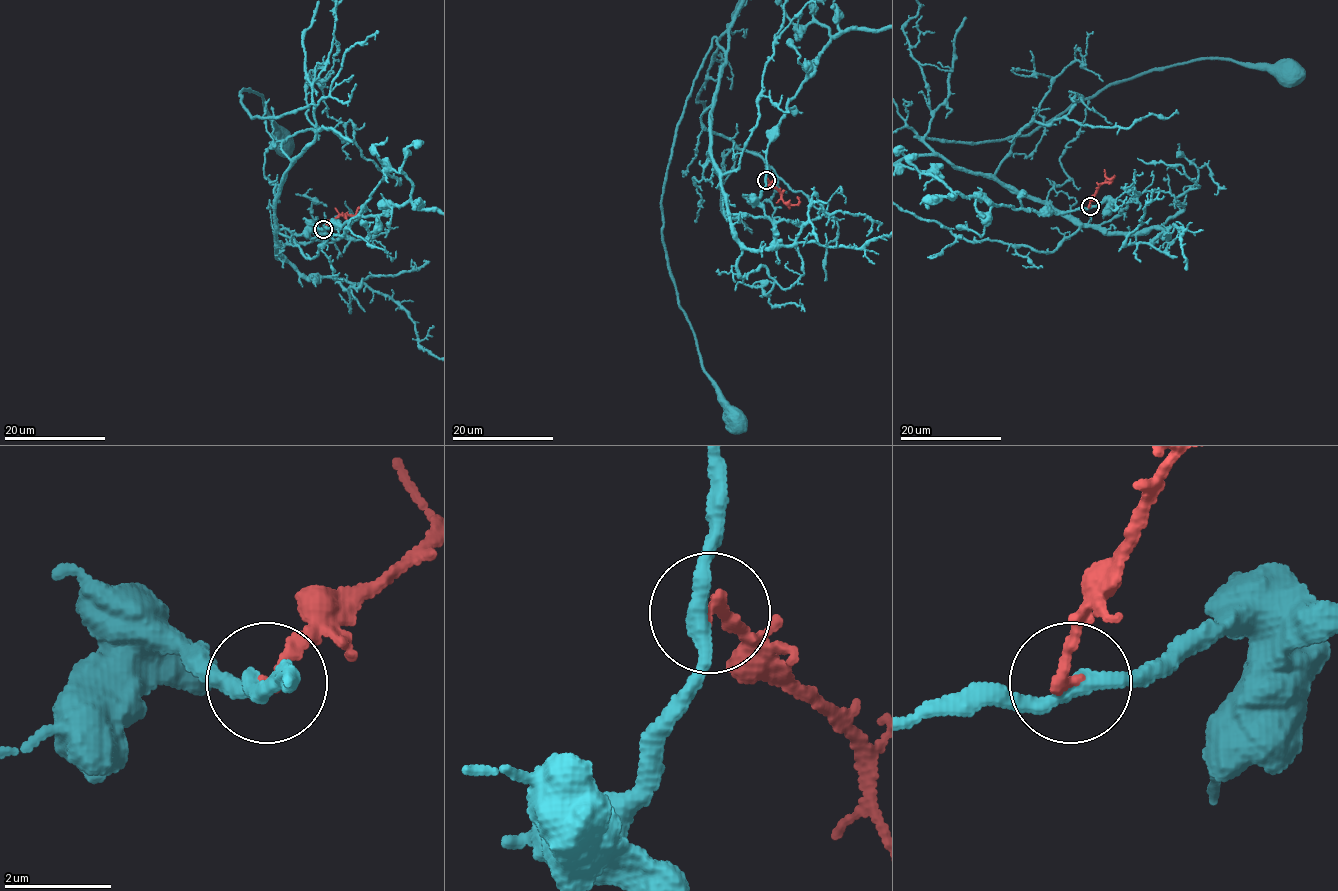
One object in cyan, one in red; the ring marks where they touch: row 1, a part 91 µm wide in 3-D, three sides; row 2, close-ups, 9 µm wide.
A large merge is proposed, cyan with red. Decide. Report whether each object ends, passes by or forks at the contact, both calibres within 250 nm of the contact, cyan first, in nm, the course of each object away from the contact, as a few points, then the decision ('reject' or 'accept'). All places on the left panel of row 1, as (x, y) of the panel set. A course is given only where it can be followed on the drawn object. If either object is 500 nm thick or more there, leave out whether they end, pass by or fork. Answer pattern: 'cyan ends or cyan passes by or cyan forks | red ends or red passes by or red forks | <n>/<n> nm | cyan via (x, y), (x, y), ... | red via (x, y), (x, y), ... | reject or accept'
cyan passes by | red ends | 300/200 nm | cyan via (323, 229), (275, 235), (283, 176), (316, 134), (313, 105), (252, 119), (243, 89), (261, 94), (284, 145) | reject

